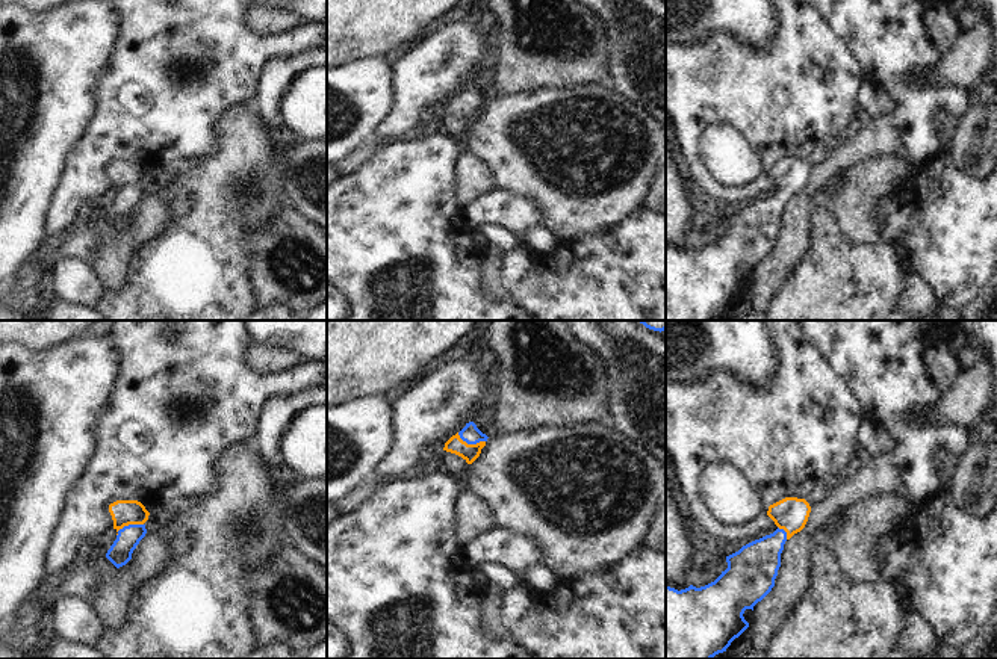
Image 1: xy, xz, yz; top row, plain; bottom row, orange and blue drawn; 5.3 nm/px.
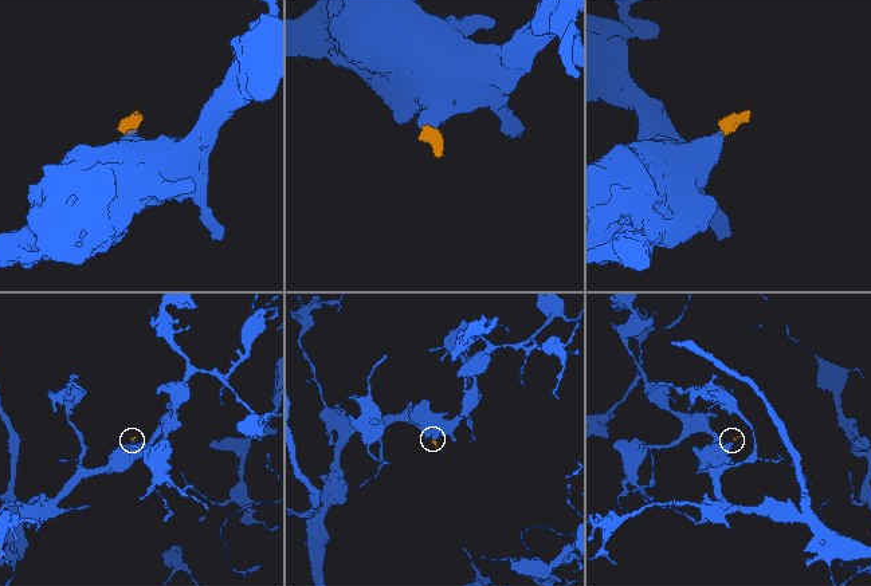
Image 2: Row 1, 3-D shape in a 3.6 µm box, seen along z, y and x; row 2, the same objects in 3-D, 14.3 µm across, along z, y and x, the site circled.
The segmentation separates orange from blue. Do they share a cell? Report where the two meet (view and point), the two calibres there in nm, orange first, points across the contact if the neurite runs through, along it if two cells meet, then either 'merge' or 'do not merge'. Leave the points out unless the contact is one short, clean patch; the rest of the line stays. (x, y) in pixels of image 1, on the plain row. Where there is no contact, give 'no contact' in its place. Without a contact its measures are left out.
contact xz (471, 106); calibres 90 and 100 nm; way xz (469, 114), (471, 106), (471, 95); merge

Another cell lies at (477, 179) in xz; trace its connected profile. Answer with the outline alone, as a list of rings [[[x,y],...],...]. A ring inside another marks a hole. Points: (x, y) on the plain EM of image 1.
[[[466,151],[460,159],[458,171],[460,201],[464,207],[499,187],[492,165],[477,154]]]

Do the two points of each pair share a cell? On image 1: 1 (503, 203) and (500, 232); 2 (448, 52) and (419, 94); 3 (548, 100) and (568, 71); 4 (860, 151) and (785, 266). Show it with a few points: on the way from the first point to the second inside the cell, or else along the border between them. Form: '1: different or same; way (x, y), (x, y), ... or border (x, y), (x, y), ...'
1: different; border (478, 227), (501, 224), (519, 235)
2: same; way (439, 62), (424, 77), (422, 83)
3: different; border (590, 82), (572, 86), (540, 86), (521, 94)
4: same; way (828, 173), (799, 207), (795, 235)

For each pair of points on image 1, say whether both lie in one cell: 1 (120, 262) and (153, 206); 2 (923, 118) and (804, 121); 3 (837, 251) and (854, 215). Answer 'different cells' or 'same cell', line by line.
1: same cell
2: different cells
3: different cells

